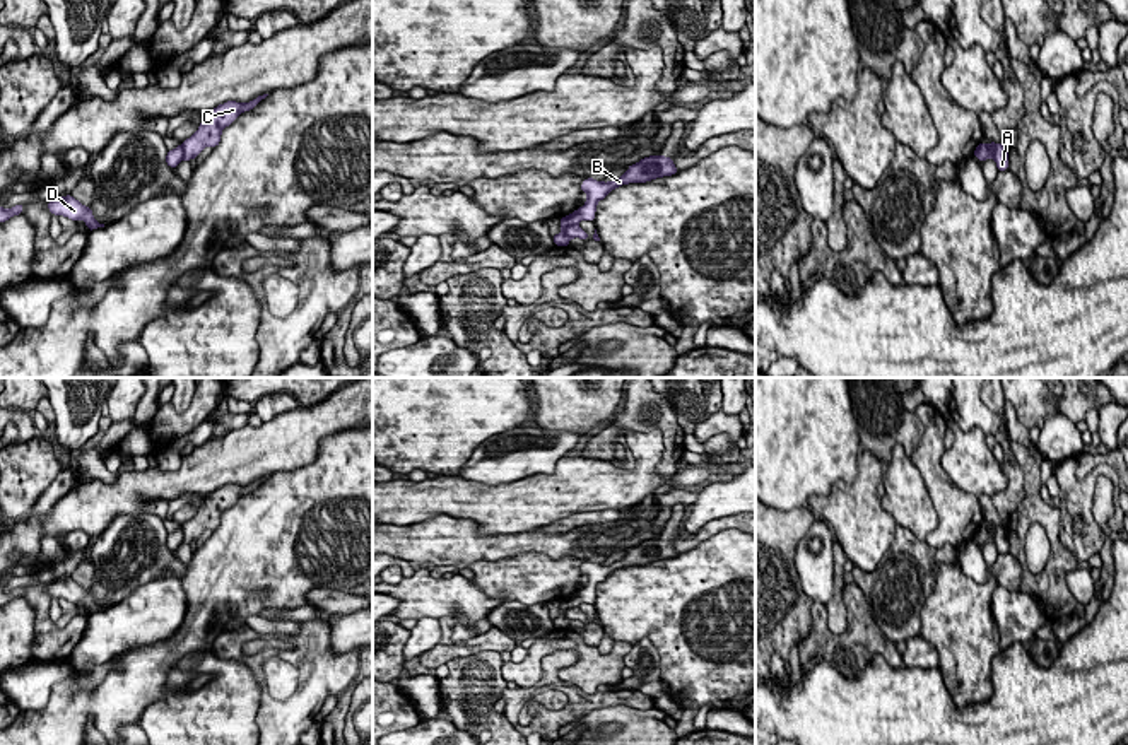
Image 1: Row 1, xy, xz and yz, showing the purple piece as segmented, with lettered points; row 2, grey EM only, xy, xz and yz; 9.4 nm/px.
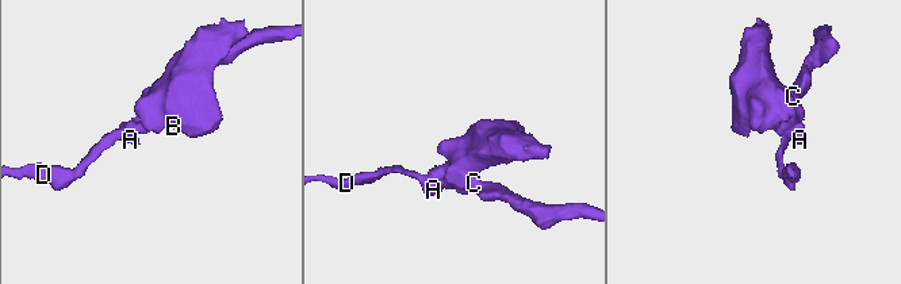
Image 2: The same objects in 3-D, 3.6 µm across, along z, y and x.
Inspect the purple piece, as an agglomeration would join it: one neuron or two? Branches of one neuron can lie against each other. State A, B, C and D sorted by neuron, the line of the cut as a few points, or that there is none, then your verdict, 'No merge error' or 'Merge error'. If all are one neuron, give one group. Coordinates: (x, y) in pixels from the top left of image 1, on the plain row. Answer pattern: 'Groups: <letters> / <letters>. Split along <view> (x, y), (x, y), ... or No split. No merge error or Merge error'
Groups: A B D / C. Split along xz (575, 605), (564, 612), (569, 621). Merge error

